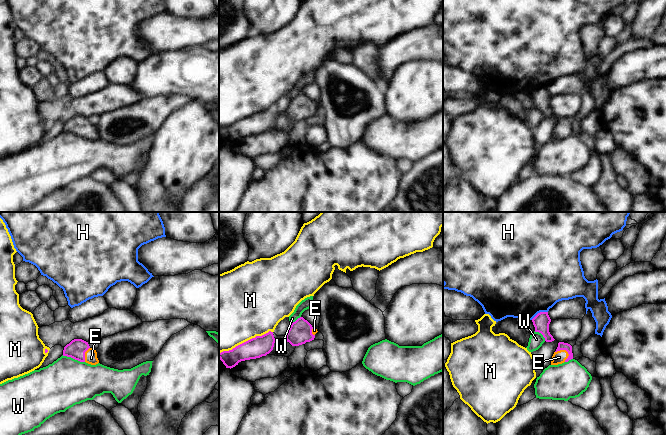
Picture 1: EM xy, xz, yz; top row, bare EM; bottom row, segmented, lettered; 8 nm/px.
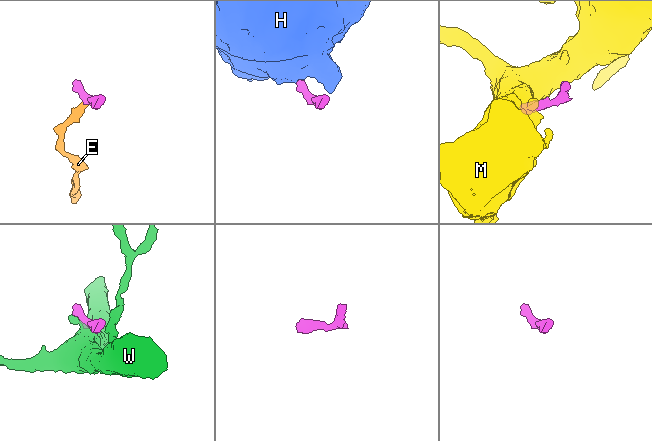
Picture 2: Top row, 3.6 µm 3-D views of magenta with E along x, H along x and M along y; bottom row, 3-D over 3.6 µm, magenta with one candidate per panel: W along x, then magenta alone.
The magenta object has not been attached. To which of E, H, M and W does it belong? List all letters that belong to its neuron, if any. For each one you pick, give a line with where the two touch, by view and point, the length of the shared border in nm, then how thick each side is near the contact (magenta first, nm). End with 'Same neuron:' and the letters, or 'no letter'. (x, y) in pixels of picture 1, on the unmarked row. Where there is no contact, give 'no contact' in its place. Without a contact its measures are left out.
E: contact yz (563, 125); length 120 nm; calibres 60 and 110 nm
Same neuron: E

